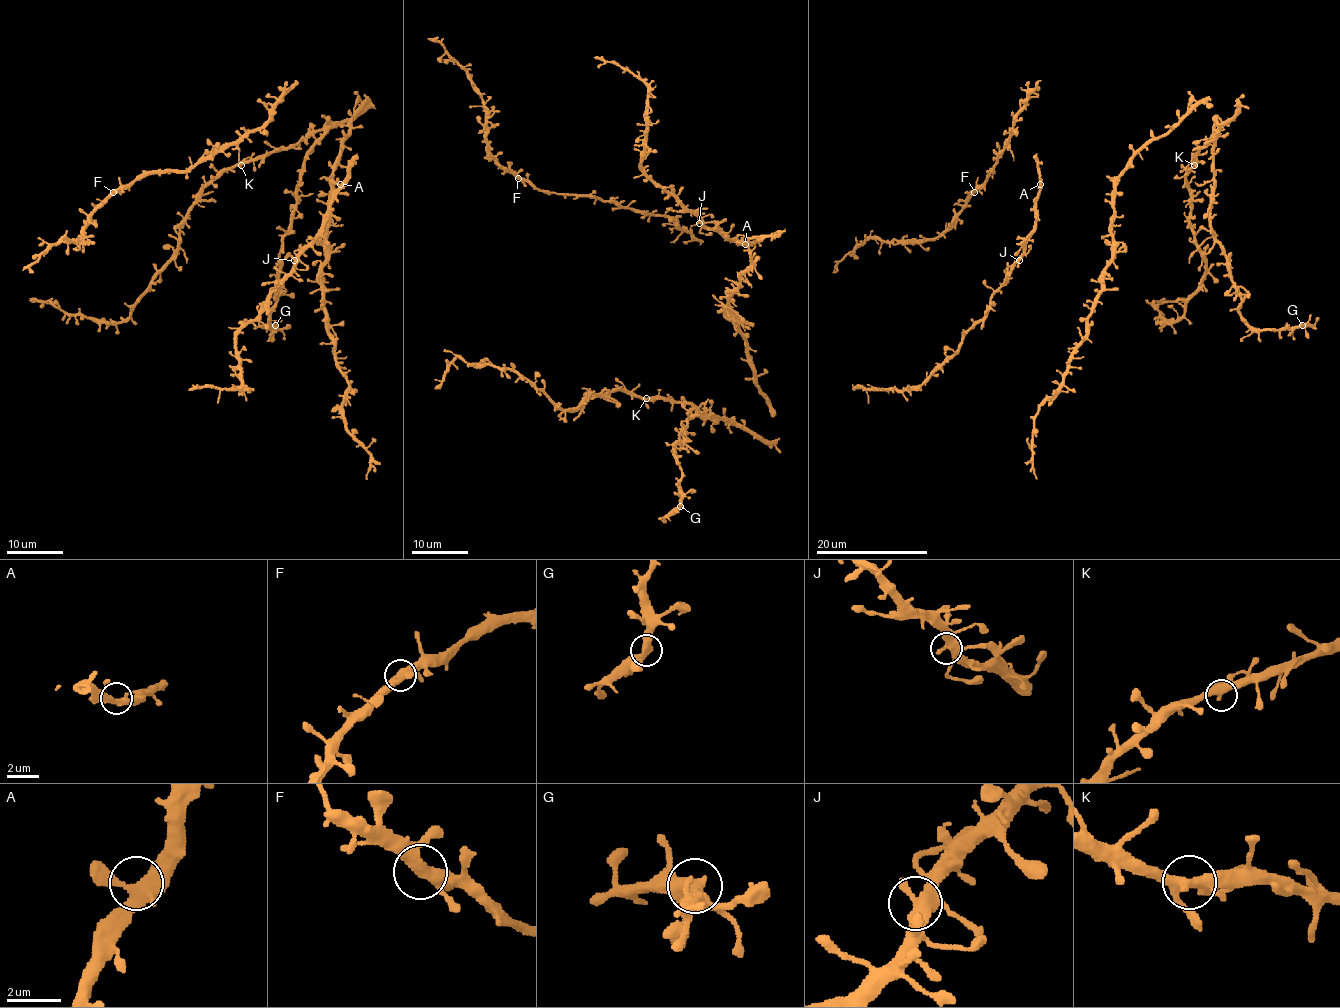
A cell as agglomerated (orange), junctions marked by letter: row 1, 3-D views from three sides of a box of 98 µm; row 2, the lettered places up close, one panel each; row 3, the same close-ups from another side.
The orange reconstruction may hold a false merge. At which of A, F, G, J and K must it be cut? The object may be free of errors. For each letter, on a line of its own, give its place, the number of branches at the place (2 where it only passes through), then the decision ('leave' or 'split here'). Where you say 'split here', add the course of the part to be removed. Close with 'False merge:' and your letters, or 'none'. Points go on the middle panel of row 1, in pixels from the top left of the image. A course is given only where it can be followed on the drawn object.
A: at (745, 244); 3 branches meet; leave
F: at (518, 178); 3 branches meet; leave
G: at (680, 506); 3 branches meet; leave
J: at (699, 223); 3 branches meet; leave
K: at (646, 398); 3 branches meet; leave
False merge: none

